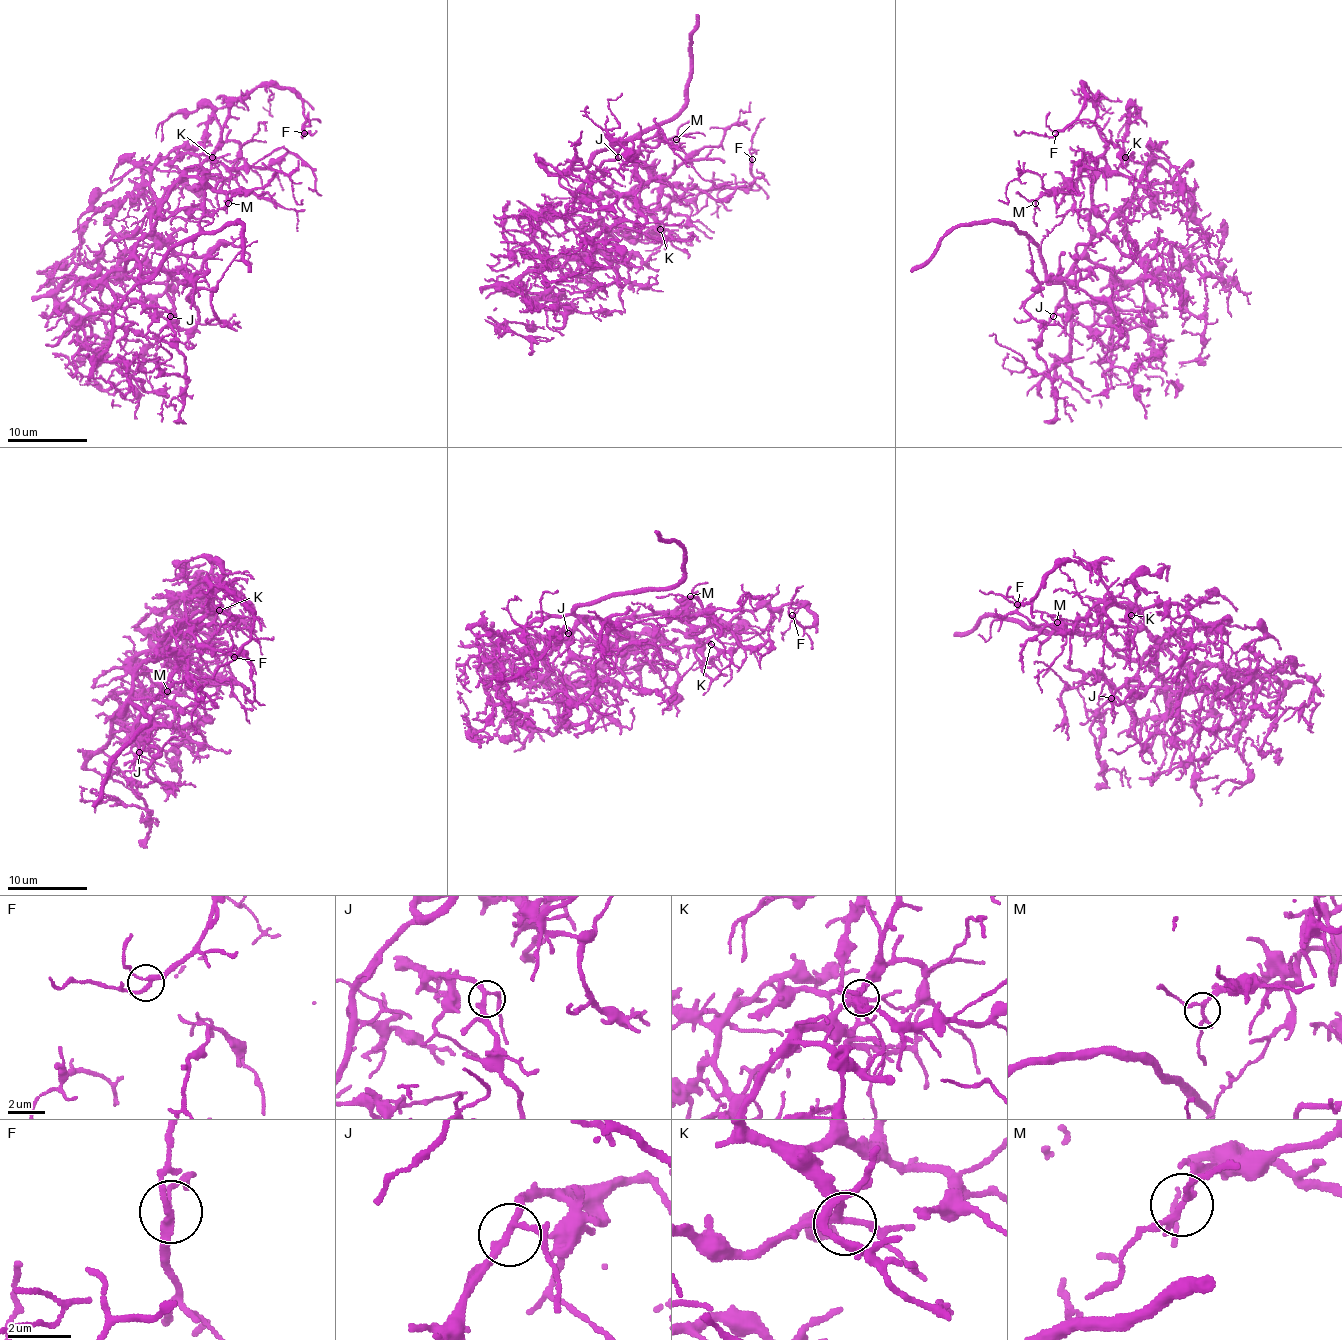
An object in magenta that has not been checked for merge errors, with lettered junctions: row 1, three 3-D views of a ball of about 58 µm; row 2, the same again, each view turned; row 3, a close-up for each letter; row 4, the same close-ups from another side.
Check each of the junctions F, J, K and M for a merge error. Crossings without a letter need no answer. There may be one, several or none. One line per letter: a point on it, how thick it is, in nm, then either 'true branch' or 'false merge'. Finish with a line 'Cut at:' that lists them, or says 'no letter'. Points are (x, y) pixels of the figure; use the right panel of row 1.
F: (1055, 133) | 200 nm | true branch
J: (1053, 316) | 220 nm | true branch
K: (1125, 157) | 240 nm | true branch
M: (1035, 203) | 180 nm | true branch
Cut at: no letter

